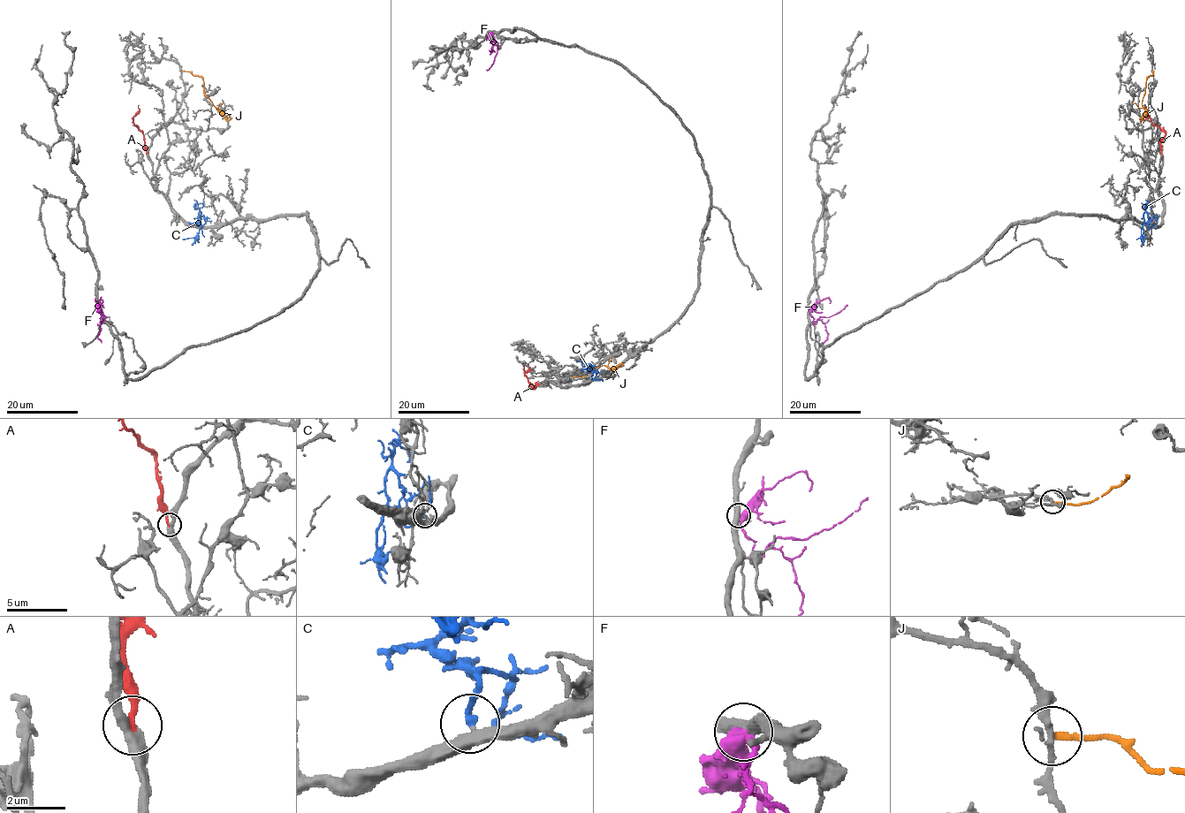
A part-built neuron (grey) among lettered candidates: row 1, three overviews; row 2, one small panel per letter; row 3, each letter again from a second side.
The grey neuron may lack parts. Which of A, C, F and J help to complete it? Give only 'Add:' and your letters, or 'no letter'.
Add: A, C

